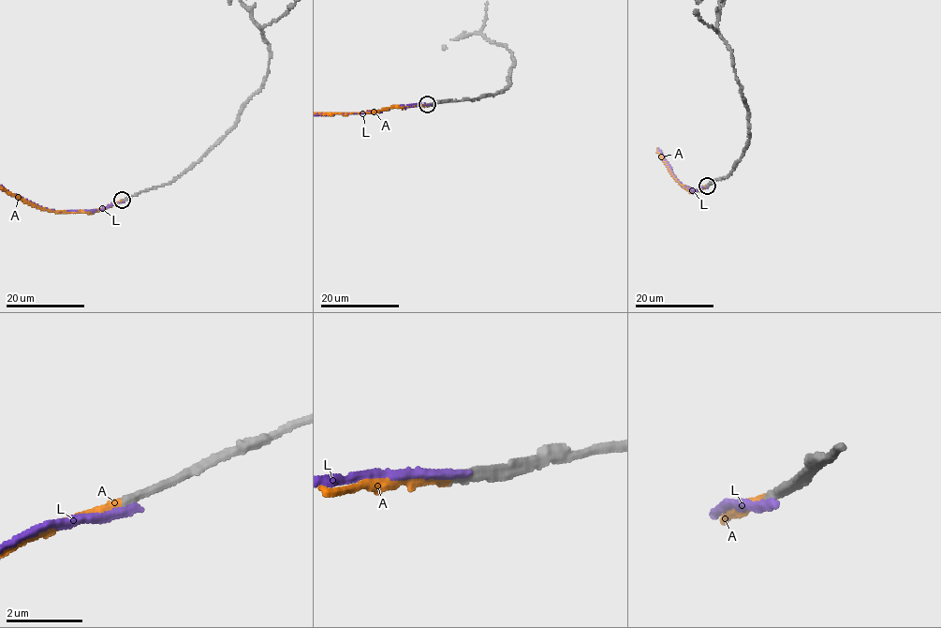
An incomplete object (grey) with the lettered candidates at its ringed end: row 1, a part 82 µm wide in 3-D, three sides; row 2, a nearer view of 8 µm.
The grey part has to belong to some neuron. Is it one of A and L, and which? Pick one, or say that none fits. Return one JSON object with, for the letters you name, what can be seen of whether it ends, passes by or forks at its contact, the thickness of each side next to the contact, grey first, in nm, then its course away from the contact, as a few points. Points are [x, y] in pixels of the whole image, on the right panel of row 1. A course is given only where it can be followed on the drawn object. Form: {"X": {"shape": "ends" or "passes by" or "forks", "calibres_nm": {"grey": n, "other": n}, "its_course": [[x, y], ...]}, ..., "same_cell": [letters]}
{"A": {"shape": "ends", "calibres_nm": {"grey": 240, "other": 240}}, "same_cell": ["A"]}

